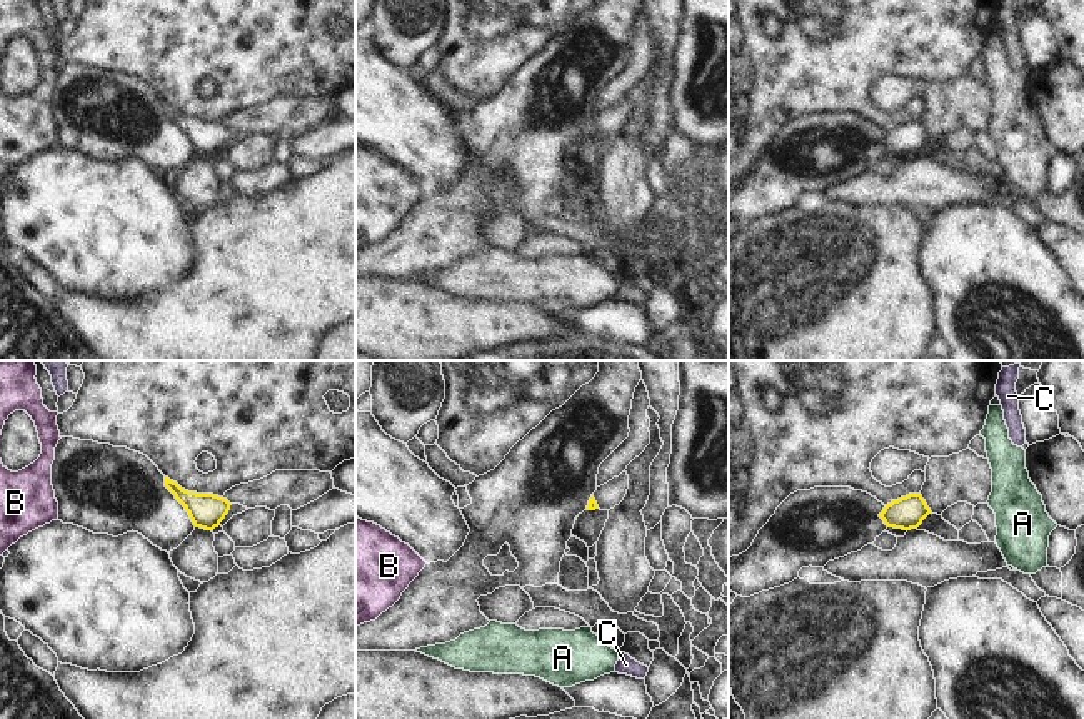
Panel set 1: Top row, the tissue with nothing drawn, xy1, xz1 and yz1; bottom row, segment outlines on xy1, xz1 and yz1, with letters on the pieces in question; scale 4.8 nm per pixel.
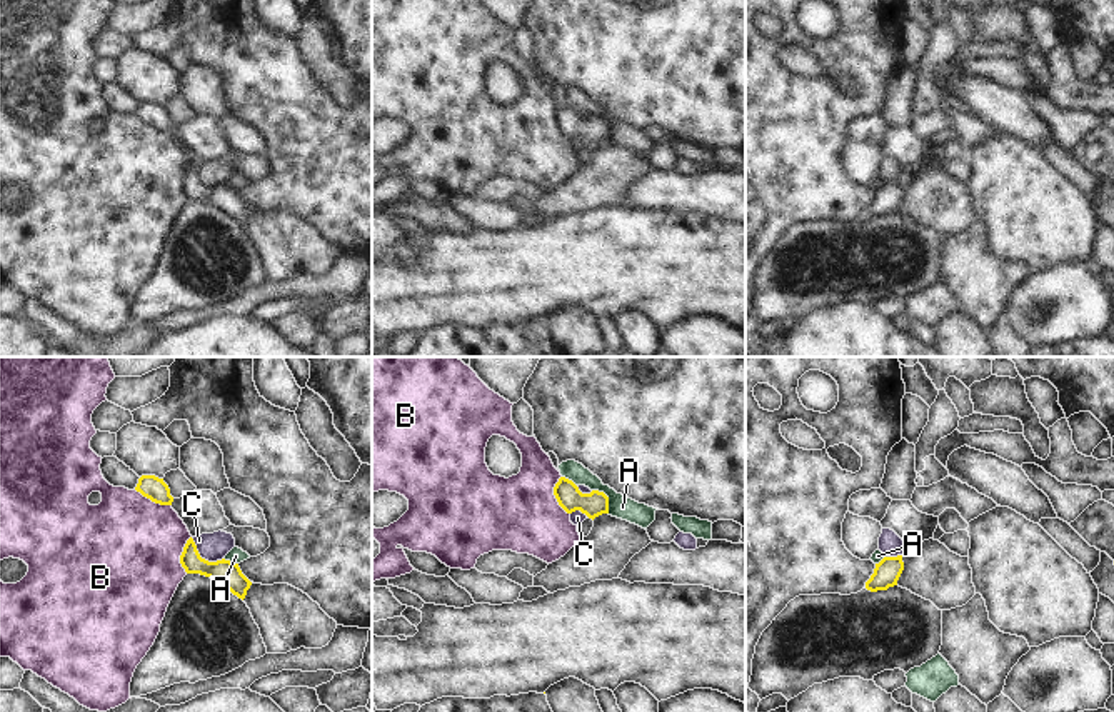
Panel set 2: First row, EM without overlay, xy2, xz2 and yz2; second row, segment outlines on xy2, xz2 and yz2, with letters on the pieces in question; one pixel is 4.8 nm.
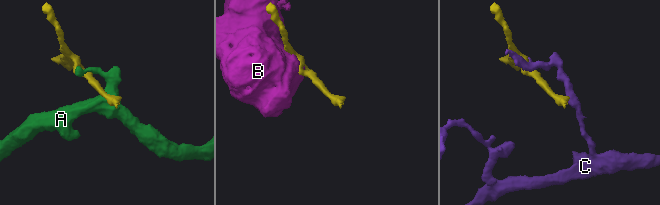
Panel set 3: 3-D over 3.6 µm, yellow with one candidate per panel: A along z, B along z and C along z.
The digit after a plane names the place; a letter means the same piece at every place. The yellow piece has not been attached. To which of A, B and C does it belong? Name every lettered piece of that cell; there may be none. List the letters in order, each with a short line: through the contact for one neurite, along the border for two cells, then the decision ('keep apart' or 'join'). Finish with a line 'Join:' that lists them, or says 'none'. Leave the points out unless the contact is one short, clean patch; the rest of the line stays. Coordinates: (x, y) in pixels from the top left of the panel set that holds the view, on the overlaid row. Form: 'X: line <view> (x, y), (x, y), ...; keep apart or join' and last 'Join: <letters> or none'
A: line xz2 (592, 489), (601, 491), (607, 497), (609, 512); keep apart
B: keep apart
C: line xy2 (190, 537), (202, 557), (209, 561), (222, 559); keep apart
Join: none

